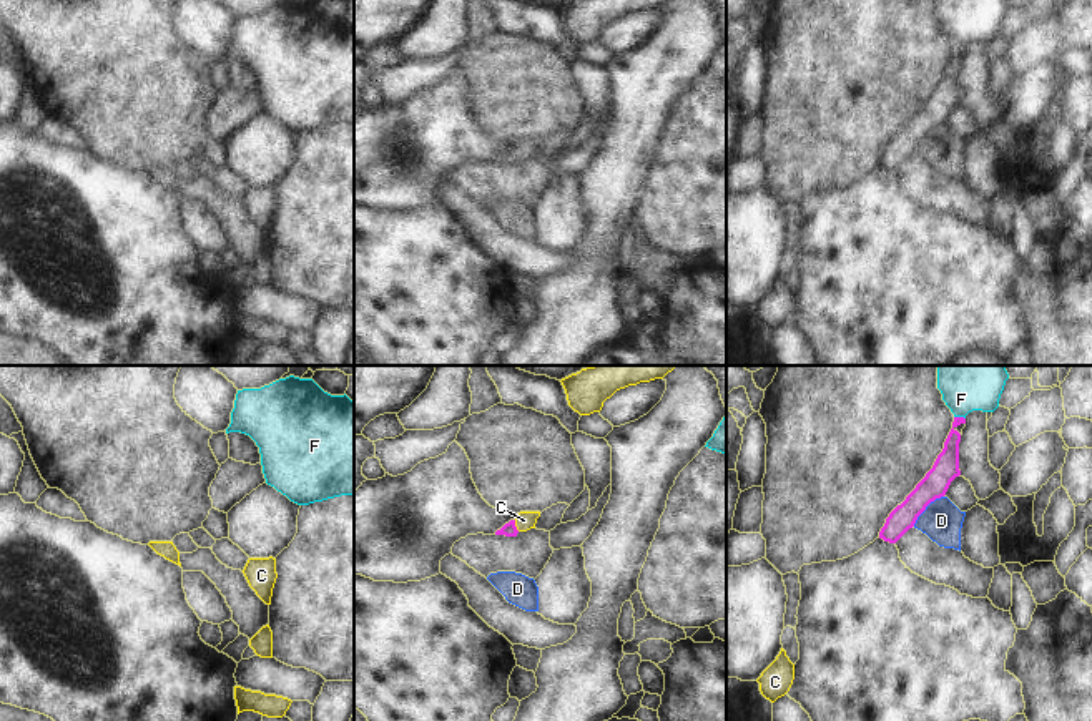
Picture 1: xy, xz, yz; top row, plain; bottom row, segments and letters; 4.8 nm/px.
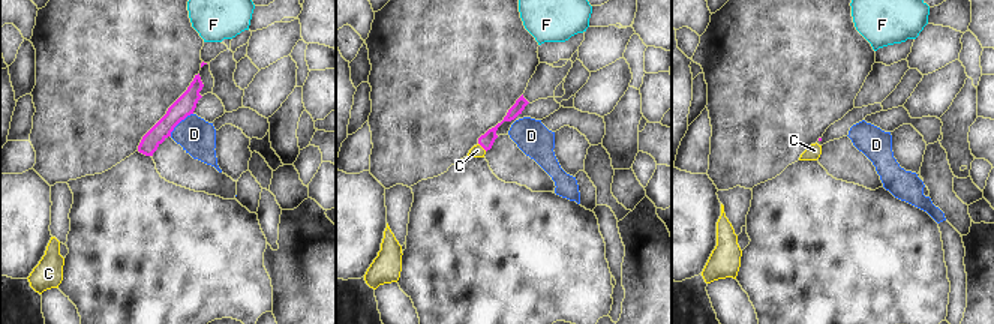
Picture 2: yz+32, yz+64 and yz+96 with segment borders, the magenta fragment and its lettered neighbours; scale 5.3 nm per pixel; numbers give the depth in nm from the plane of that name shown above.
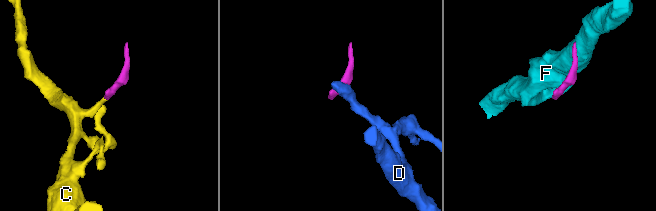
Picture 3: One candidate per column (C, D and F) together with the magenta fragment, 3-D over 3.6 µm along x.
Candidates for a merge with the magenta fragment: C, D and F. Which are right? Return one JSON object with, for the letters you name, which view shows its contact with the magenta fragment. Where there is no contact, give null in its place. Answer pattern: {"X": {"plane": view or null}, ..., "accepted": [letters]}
{"C": {"plane": "xz"}, "accepted": ["C"]}

